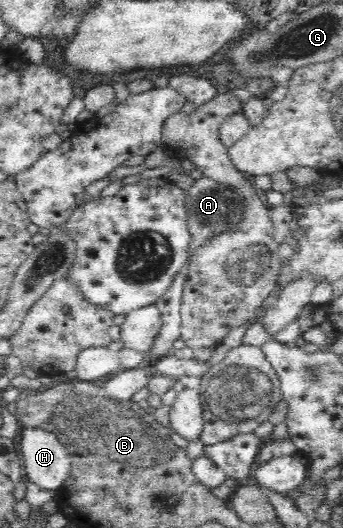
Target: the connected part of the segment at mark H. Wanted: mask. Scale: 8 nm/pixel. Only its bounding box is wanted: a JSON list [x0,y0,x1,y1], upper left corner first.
[18,428,71,490]

